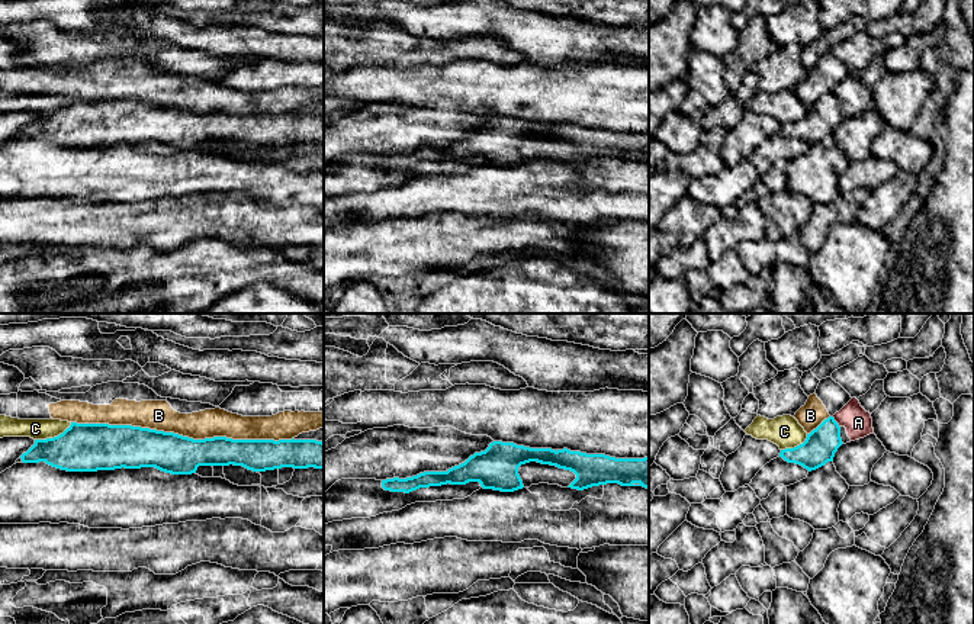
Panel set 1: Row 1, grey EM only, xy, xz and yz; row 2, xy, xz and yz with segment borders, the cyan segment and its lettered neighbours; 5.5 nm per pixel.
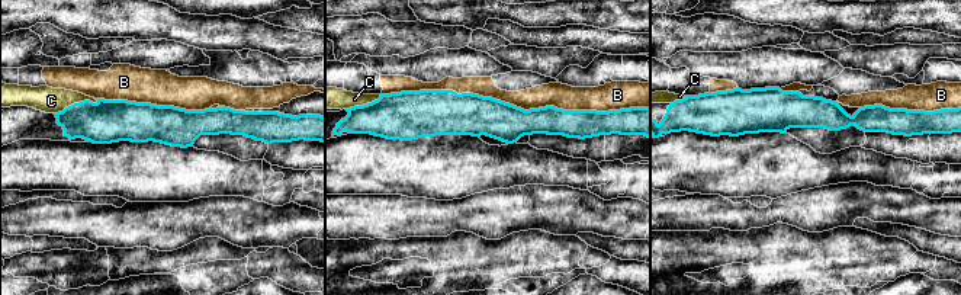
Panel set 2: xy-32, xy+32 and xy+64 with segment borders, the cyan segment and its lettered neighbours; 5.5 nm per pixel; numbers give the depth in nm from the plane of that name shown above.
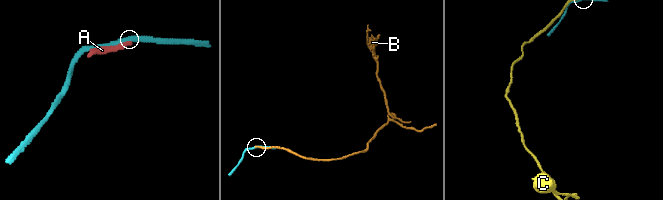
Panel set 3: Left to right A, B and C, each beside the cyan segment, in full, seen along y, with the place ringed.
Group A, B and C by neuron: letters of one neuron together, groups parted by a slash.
A / B / C

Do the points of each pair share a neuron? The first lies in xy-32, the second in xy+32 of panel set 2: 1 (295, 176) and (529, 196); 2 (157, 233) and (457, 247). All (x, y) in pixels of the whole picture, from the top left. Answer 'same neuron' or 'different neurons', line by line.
1: different neurons
2: different neurons

